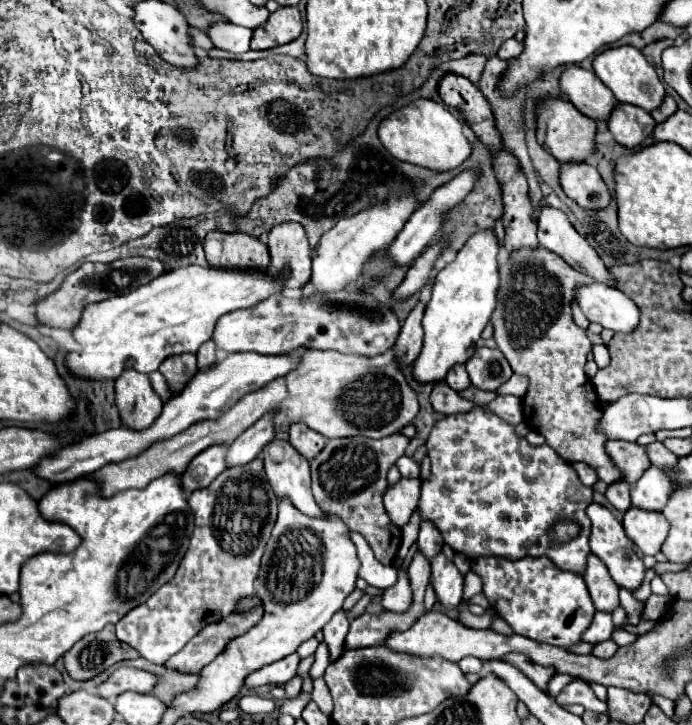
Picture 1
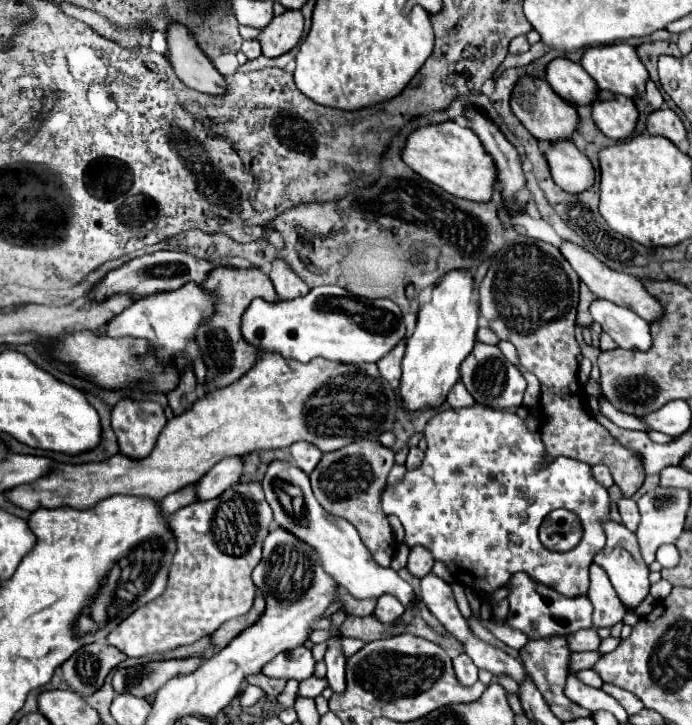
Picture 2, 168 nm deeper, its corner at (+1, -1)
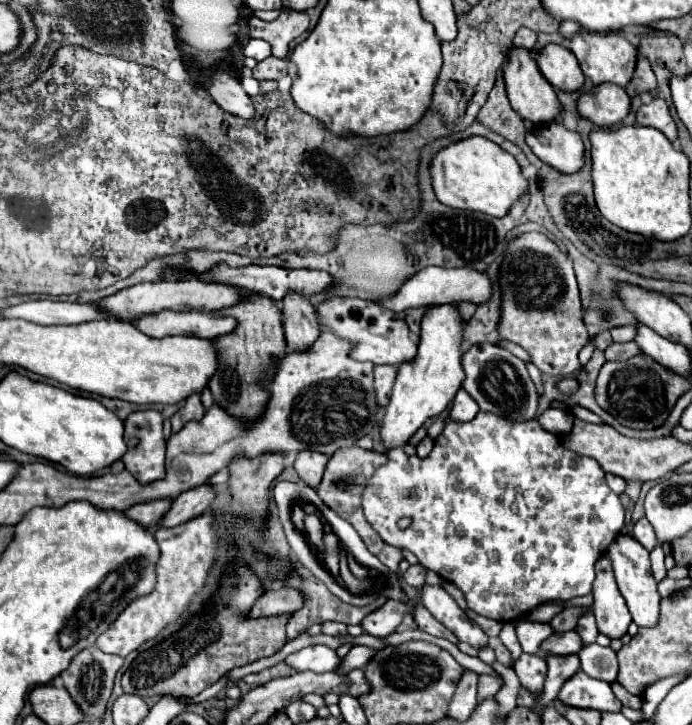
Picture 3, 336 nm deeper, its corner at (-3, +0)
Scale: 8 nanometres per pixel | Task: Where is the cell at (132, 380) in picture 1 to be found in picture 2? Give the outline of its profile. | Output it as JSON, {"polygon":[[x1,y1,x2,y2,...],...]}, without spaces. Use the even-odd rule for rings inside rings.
{"polygon":[[121,398,113,406,111,426,117,434,119,450,129,458,145,458,155,446,165,424,165,412,157,402]]}

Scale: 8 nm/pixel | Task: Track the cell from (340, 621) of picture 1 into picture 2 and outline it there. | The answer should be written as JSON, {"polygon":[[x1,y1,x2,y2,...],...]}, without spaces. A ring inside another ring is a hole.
{"polygon":[[333,634,327,640,327,652,325,652,325,664,327,664,327,680,333,692,343,692,345,690,345,654,341,646,343,636]]}

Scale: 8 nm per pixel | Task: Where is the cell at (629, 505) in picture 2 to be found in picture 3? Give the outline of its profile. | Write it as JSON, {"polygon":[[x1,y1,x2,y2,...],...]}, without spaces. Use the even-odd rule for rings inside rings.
{"polygon":[[645,517,635,523,635,527,633,527,633,537,635,537,647,551,653,551,653,549,659,545,659,541,655,539,655,531,653,531,651,523,649,523]]}

